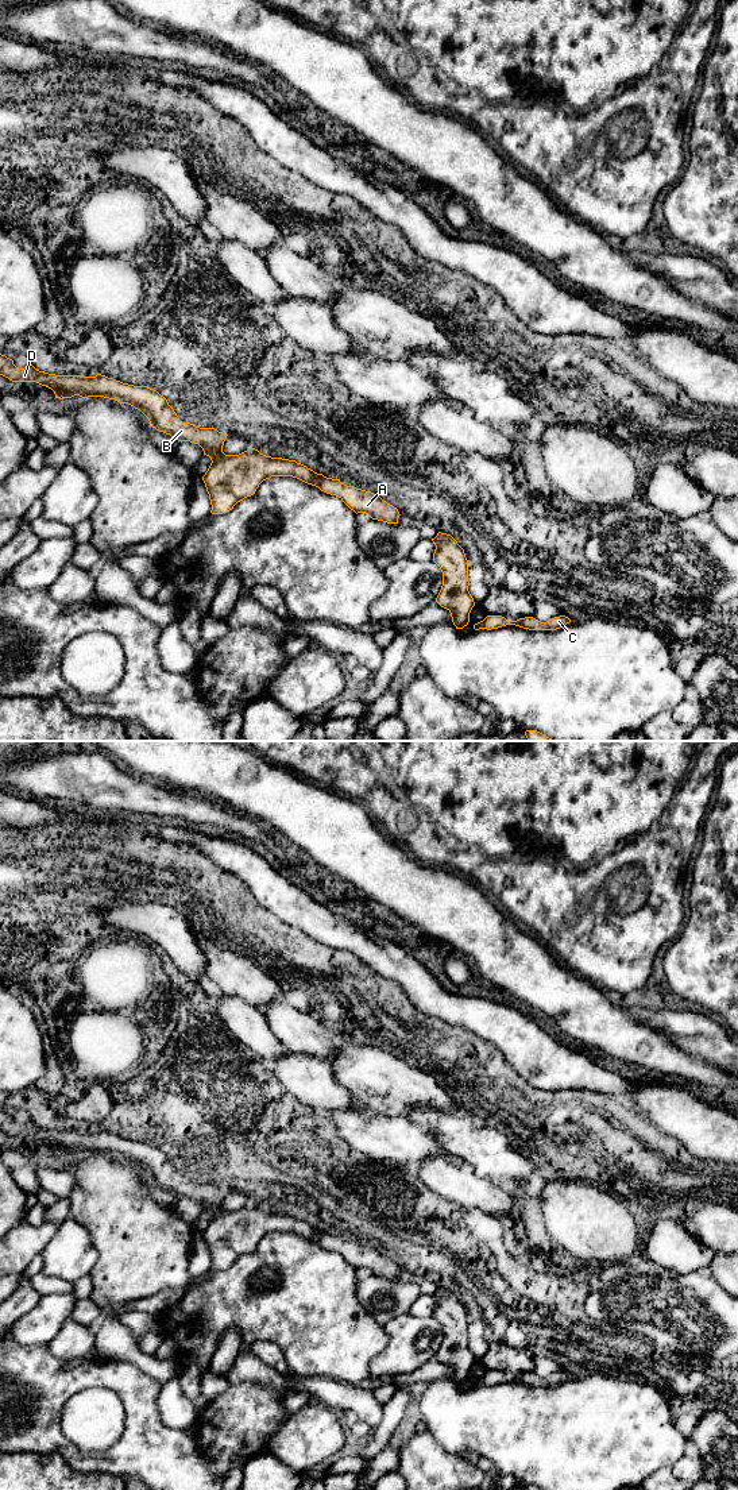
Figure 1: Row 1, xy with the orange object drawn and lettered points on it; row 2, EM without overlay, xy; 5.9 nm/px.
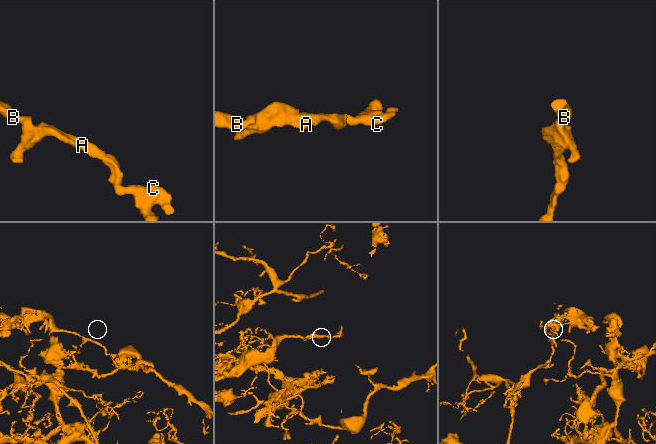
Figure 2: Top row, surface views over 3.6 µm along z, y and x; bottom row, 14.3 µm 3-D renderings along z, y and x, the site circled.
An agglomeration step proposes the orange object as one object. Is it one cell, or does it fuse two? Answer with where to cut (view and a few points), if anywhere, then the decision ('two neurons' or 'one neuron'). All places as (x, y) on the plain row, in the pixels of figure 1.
no cut; one neuron

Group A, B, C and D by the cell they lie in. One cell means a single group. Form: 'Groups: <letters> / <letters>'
Groups: A B C D

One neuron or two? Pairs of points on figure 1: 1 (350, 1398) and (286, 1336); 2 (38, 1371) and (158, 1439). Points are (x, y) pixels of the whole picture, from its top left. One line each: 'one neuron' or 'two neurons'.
1: two neurons
2: one neuron

